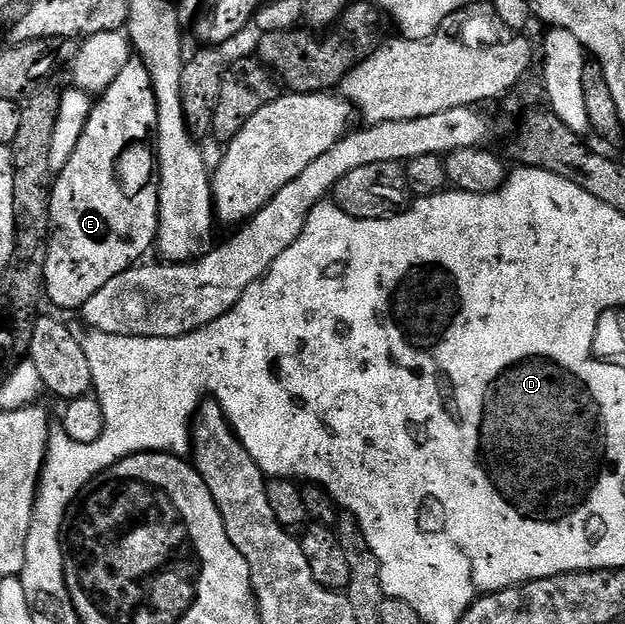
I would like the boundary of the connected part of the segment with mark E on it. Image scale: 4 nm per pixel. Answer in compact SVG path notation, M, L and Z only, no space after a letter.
M138 59L130 60L118 79L110 83L104 93L99 94L97 103L88 114L88 122L82 131L82 139L74 147L74 155L64 168L55 174L50 199L52 231L48 241L48 254L44 267L43 292L60 309L83 310L84 305L114 275L131 269L140 257L156 243L158 227L158 191L160 178L156 164L156 124L158 107L152 90L152 80L146 67Z

